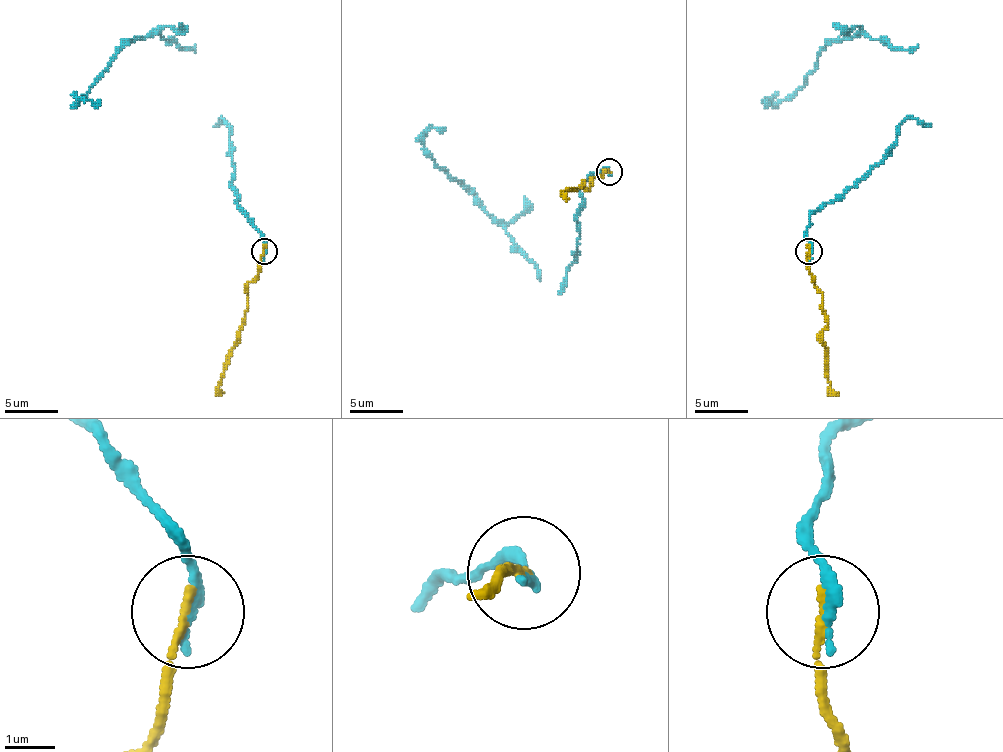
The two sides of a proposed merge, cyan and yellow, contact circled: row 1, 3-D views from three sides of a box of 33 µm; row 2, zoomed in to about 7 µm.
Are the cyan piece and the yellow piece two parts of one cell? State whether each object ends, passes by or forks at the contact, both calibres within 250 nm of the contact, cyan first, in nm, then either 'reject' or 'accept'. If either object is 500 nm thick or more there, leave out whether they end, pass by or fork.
cyan ends | yellow ends | 220/190 nm | reject

